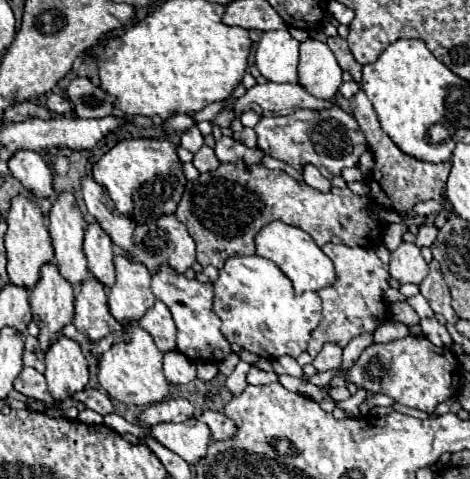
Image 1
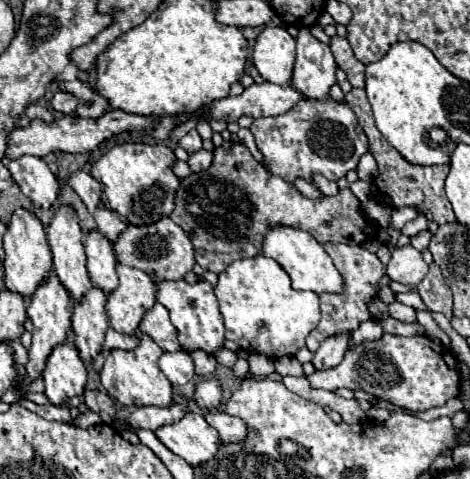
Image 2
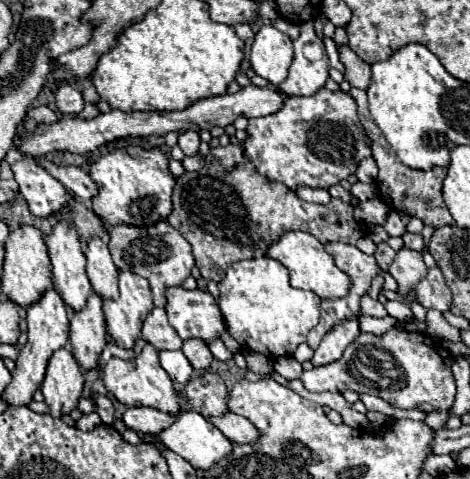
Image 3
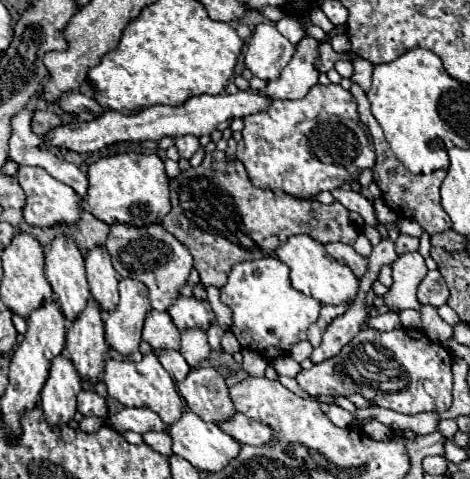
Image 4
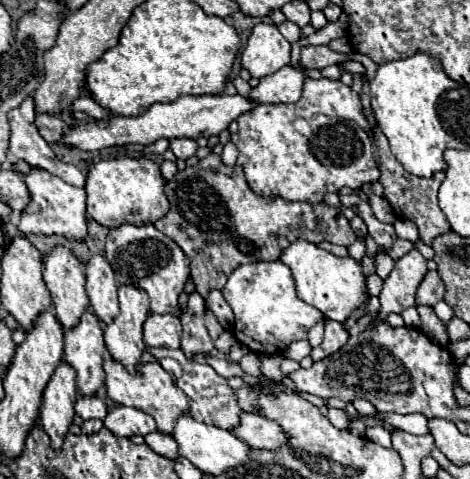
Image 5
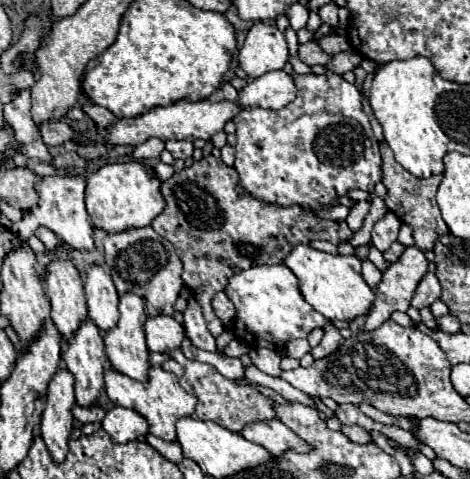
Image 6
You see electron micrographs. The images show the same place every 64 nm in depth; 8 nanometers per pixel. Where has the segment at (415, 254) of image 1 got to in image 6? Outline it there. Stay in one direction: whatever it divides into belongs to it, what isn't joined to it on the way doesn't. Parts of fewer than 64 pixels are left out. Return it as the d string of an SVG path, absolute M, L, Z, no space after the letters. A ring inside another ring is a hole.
M408 246L404 254L382 274L382 282L376 288L374 308L366 318L364 330L376 330L396 310L406 312L410 308L416 286L426 272L428 260L424 258L422 250L418 250L416 246Z

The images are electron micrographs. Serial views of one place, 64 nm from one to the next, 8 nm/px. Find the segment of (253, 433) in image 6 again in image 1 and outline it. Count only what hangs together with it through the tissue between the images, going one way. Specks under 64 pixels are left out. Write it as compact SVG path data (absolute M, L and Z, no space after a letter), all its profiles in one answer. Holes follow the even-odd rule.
M204 410L198 416L200 422L204 422L210 428L210 436L212 440L228 440L234 436L236 426L232 424L232 420L228 420L222 412L212 412L212 410Z

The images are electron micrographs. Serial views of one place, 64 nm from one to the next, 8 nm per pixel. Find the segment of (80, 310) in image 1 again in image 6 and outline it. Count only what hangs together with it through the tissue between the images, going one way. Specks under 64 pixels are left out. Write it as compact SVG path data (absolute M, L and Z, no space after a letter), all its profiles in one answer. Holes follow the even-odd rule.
M88 318L82 322L82 326L74 332L72 338L66 340L66 350L62 354L66 368L74 374L76 380L76 402L80 406L90 406L92 402L98 400L100 390L104 386L104 360L106 360L106 352L104 352L104 340L102 340L102 332L100 328Z

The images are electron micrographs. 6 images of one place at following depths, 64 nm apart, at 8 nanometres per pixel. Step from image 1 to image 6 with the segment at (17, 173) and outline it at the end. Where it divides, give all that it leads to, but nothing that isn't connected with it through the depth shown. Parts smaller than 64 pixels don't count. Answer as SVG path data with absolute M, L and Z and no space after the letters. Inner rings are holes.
M40 176L36 180L36 192L38 192L38 204L36 208L30 208L28 214L24 214L24 218L20 222L12 224L12 232L20 238L20 240L28 240L30 236L34 236L38 232L40 226L48 228L50 232L54 232L58 238L62 238L66 244L80 248L80 250L92 250L94 248L94 240L92 240L92 224L90 224L90 216L86 212L84 206L84 178L68 178L68 176Z

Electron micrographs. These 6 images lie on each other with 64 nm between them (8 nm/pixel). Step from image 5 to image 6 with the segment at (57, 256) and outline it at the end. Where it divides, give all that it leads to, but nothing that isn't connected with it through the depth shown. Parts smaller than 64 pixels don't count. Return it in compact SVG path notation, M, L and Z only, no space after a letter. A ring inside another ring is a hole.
M52 260L44 286L52 302L52 320L62 338L68 340L88 316L84 280L72 260Z

